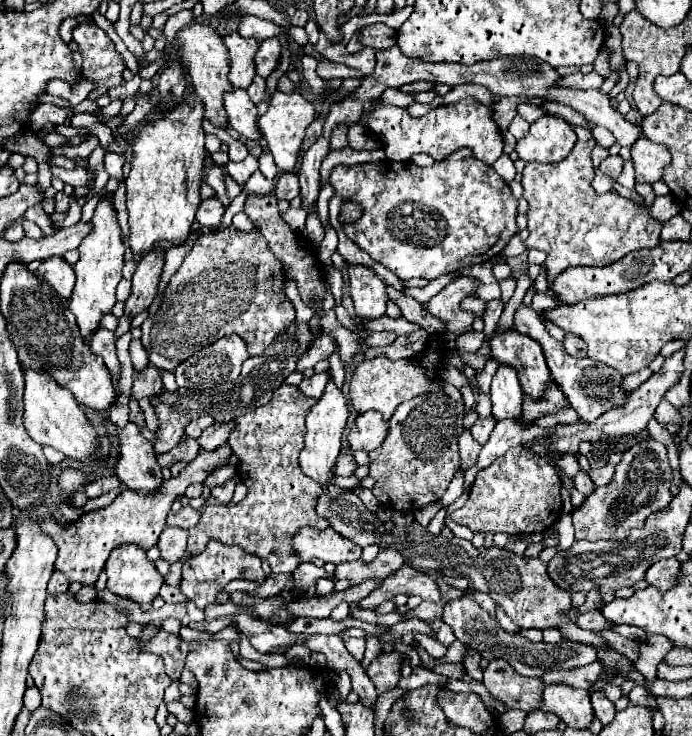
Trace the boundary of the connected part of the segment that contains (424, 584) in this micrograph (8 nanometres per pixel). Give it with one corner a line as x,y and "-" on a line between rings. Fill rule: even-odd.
403,567
395,575
391,575
389,579
383,579
379,589
375,589
359,605
365,607
365,609
375,609
381,601
391,599
397,593
405,593
409,597
411,595
419,595
421,599
427,599
427,601
433,601
433,603
443,601
439,585
437,585
437,581
431,575

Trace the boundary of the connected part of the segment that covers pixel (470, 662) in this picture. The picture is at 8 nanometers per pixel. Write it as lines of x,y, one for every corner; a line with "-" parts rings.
467,649
467,651
465,651
463,667
465,667
467,673
469,673
473,679
477,679
477,681
481,681
481,667
479,667
479,661
481,661
481,655
479,655
477,651
473,651
473,649

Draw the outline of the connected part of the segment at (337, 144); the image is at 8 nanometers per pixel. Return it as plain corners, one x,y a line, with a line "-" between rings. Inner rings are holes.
339,125
339,127
335,127
333,130
333,133
331,135
331,150
337,150
339,149
345,149
345,147
348,146
348,140
347,140
347,131
348,126
346,125

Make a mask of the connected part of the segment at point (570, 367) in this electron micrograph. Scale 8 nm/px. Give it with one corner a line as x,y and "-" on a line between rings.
521,305
515,313
515,329
519,333
525,333
529,337
533,337
535,341
539,341
539,345
543,347
547,365
551,369
551,377
559,383
559,387
563,389
569,405
579,413
581,421
595,421
597,417
601,417
601,413
605,413
607,409
615,409
619,405
625,405
627,401
627,391
623,389
623,375
617,373
617,369
611,369
609,365
603,365
599,361
593,361
589,357
585,359
575,359
571,355
567,355
565,347
561,341
555,341
545,325
539,313
535,313
531,307

